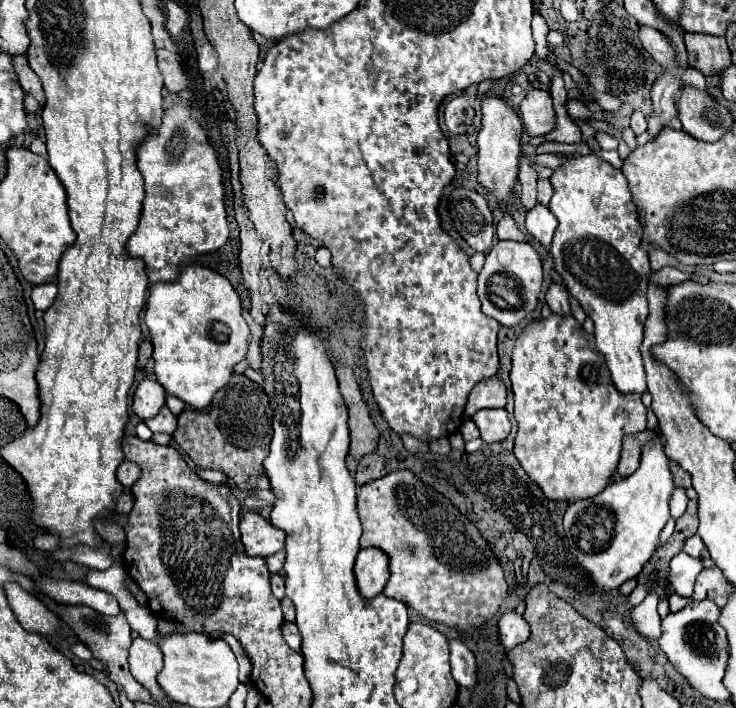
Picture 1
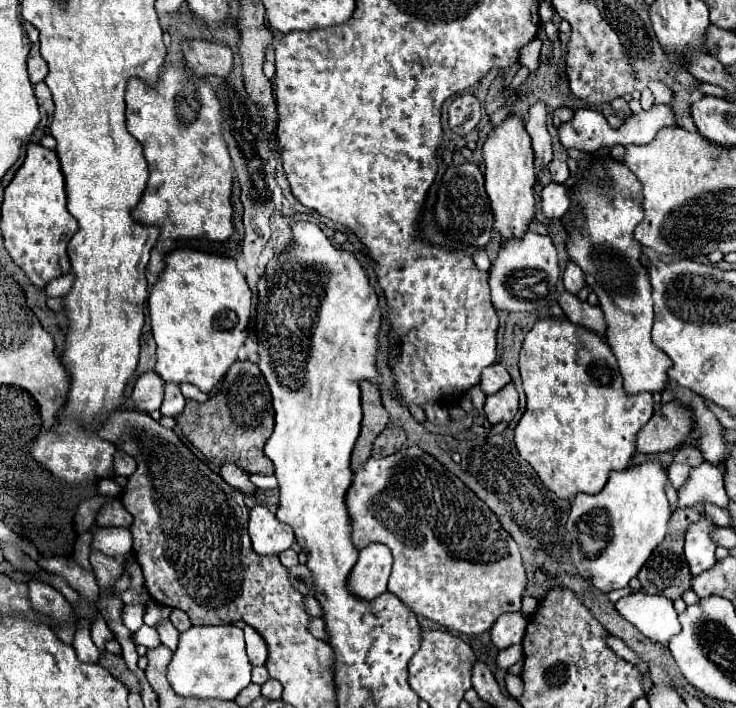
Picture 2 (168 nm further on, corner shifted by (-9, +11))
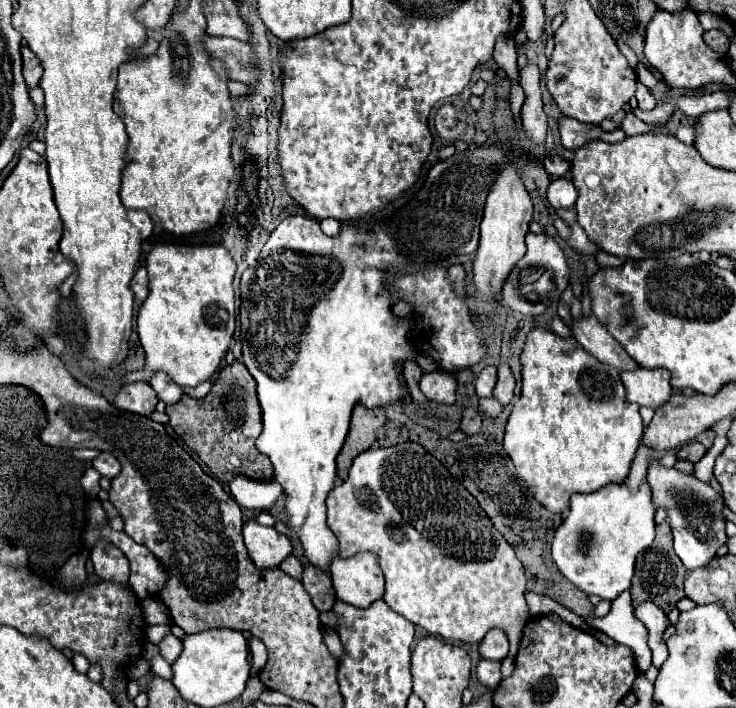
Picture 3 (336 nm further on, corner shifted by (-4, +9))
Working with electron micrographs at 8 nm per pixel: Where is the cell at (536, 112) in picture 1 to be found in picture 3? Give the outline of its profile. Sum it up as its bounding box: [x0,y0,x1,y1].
[559,115,625,149]

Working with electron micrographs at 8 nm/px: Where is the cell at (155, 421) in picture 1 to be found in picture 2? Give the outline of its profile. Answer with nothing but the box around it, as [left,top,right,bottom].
[160,383,186,417]

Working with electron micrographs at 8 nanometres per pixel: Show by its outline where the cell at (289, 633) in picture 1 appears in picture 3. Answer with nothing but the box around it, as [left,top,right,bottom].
[323,627,343,659]

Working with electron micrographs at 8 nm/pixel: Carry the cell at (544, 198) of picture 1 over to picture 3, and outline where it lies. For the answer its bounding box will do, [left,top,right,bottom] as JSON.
[543,155,569,177]

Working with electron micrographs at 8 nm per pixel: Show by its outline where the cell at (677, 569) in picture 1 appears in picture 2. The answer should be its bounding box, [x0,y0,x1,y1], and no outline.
[684,507,716,577]

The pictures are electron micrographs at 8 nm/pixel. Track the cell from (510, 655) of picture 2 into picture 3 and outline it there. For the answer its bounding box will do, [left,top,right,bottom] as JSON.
[477,659,501,689]

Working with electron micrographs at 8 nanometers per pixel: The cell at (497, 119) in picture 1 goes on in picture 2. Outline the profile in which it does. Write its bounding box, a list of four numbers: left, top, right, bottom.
[484,115,536,243]

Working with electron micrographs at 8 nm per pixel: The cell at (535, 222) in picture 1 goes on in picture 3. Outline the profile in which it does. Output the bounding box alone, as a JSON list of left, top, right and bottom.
[547,179,577,209]

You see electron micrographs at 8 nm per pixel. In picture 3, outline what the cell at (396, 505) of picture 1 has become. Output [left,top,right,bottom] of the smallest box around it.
[327,441,527,657]

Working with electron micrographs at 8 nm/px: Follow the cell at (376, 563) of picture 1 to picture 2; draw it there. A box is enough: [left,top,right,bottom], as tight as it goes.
[348,543,392,599]

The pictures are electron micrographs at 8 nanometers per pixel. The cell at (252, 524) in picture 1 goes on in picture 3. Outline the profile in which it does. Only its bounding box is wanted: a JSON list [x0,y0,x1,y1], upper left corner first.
[243,519,293,569]

